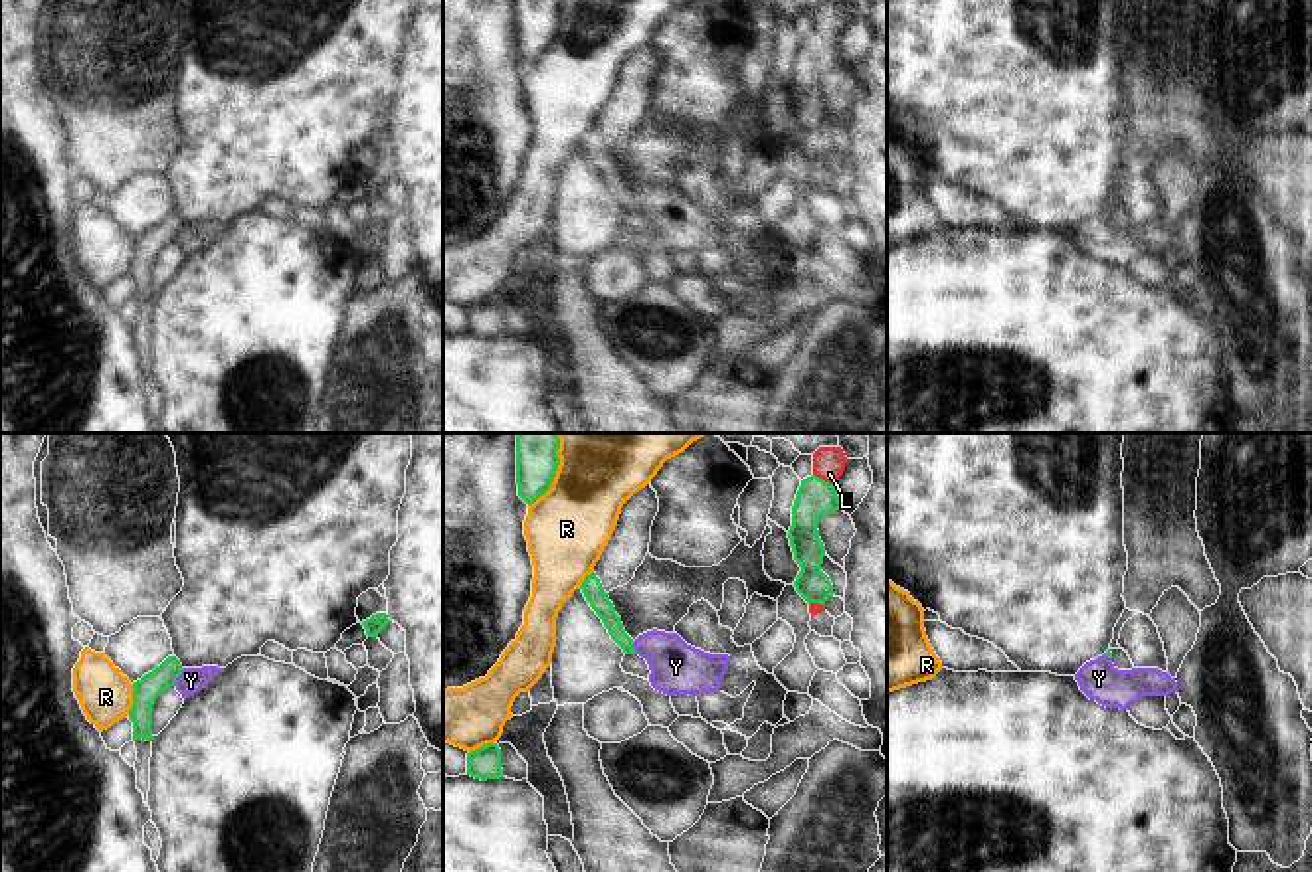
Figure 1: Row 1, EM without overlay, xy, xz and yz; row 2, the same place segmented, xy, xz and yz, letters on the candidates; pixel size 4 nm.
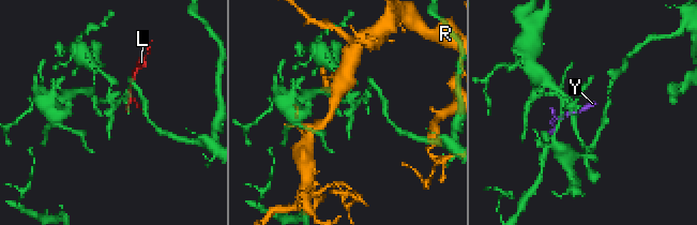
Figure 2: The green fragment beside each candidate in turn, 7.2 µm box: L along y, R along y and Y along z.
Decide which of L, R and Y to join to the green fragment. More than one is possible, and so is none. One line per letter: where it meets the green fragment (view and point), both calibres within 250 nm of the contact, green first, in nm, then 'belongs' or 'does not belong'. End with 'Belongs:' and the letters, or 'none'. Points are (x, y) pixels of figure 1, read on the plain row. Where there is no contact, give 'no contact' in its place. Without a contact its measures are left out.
L: contact xz (824, 38); calibres 150 and 130 nm; does not belong
R: contact xz (555, 32); calibres 170 and 340 nm; does not belong
Y: contact xy (179, 232); calibres 110 and 100 nm; does not belong
Belongs: none

